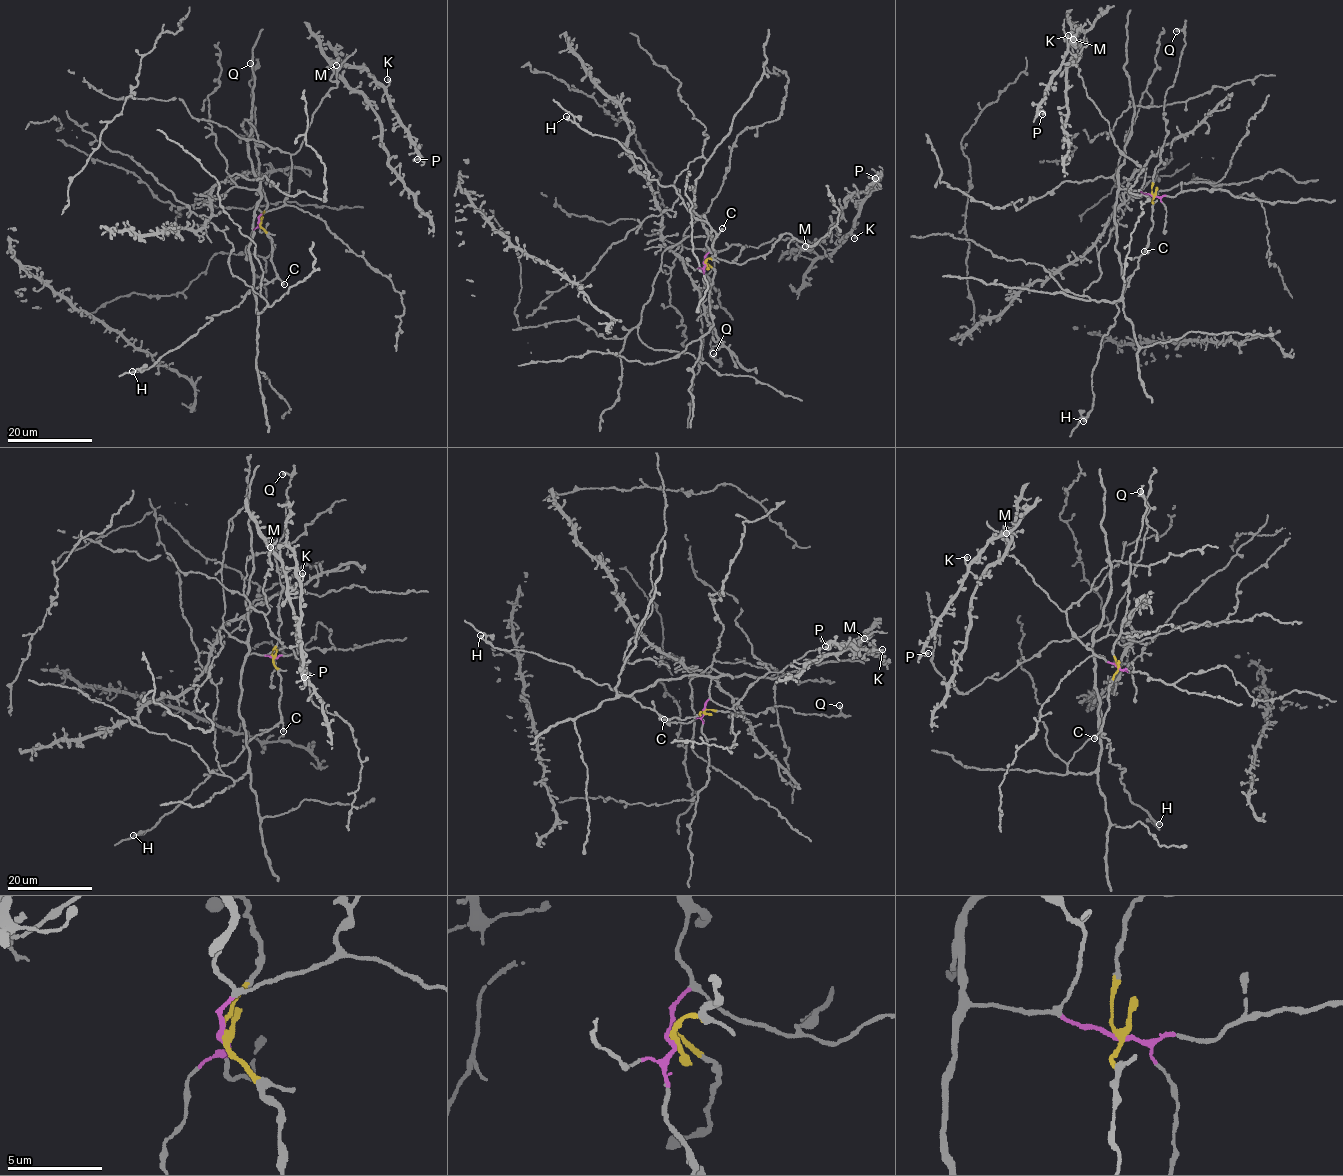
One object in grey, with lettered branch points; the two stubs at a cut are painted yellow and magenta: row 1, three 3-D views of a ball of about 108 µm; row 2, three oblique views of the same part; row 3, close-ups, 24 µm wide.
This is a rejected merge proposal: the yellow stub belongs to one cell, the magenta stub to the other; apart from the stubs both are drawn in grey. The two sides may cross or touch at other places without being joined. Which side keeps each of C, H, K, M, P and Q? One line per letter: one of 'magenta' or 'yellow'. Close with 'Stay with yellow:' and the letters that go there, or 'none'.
C: yellow
H: yellow
K: magenta
M: magenta
P: magenta
Q: yellow
Stay with yellow: C, H, Q

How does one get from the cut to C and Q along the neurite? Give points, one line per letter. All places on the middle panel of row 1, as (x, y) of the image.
C: (705, 263), (714, 255), (712, 246), (722, 228)
Q: (705, 263), (715, 273), (709, 293), (713, 334), (710, 352), (716, 359), (713, 354)

